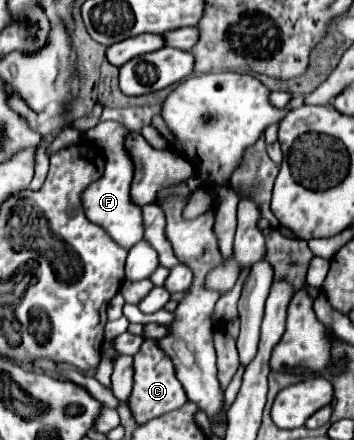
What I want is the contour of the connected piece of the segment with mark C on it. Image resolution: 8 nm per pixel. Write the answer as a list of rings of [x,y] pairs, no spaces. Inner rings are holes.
[[[152,338],[144,340],[138,354],[134,356],[134,388],[132,388],[132,396],[128,398],[128,402],[130,402],[130,410],[138,424],[144,424],[170,410],[182,408],[186,402],[184,388],[180,380],[176,378],[176,370],[174,370],[170,356]]]

